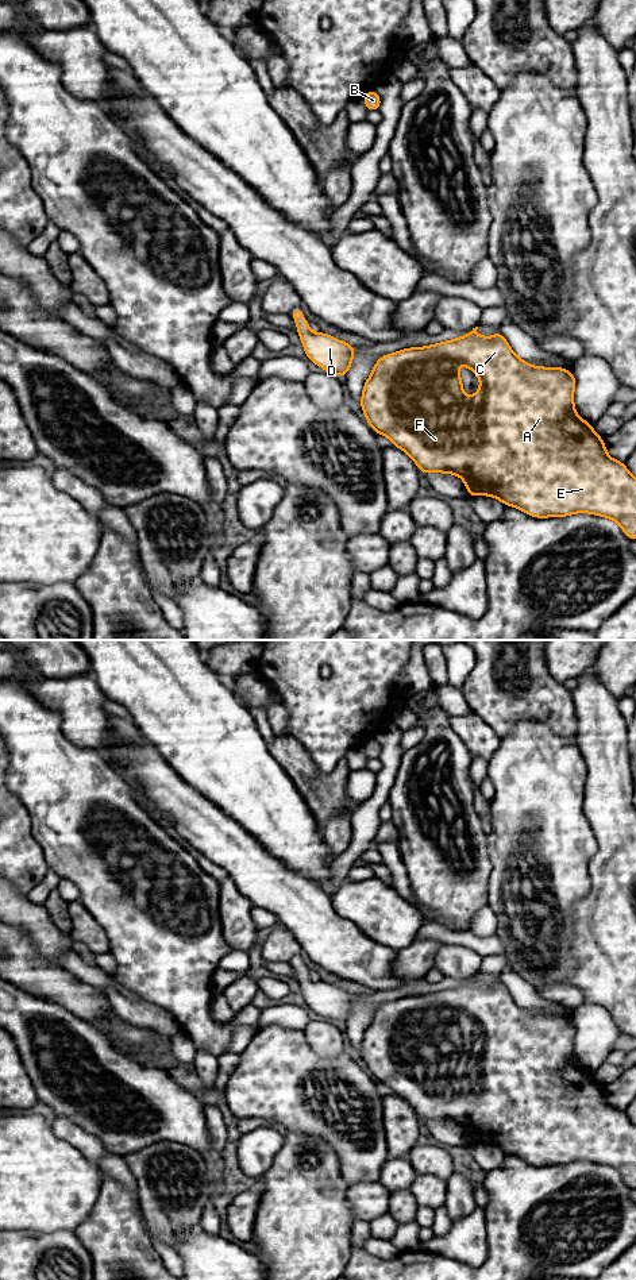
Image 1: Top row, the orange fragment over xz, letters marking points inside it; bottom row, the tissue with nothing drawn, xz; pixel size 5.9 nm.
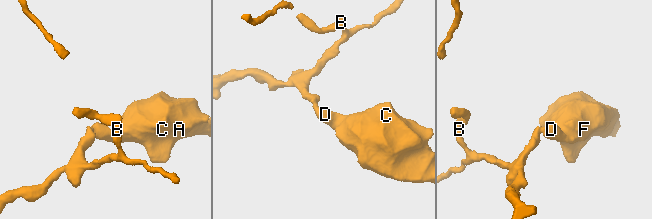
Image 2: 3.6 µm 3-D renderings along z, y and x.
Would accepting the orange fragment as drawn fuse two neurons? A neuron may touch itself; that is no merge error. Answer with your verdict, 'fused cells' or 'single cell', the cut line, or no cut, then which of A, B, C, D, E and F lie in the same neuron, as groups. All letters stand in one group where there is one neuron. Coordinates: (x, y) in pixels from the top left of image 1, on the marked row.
single cell | no cut | A B C D E F

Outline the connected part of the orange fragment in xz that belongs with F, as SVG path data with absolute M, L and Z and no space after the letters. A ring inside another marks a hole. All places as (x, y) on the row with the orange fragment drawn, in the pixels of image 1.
M478 327L458 339L425 347L404 348L397 352L382 355L375 362L362 390L361 408L366 415L367 424L375 433L386 436L392 440L394 447L405 451L421 473L444 473L460 477L469 491L469 497L490 496L500 500L505 506L514 506L536 518L566 517L574 513L591 513L608 517L620 525L629 540L636 540L636 478L628 471L624 462L618 462L608 455L604 437L594 432L593 424L578 416L574 406L574 373L563 367L531 366L513 352L512 347L501 334L501 329L492 338L478 335L477 329ZM458 365L467 366L481 381L481 386L473 397L467 398L465 396L462 378L456 369Z

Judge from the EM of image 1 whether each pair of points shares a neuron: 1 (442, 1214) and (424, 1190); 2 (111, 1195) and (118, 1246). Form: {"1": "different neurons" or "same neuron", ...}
{"1": "different neurons", "2": "same neuron"}

